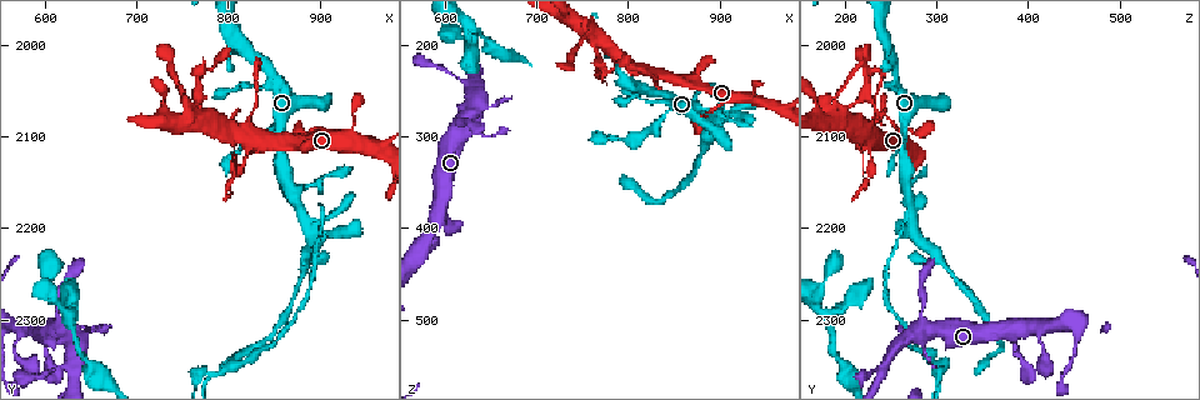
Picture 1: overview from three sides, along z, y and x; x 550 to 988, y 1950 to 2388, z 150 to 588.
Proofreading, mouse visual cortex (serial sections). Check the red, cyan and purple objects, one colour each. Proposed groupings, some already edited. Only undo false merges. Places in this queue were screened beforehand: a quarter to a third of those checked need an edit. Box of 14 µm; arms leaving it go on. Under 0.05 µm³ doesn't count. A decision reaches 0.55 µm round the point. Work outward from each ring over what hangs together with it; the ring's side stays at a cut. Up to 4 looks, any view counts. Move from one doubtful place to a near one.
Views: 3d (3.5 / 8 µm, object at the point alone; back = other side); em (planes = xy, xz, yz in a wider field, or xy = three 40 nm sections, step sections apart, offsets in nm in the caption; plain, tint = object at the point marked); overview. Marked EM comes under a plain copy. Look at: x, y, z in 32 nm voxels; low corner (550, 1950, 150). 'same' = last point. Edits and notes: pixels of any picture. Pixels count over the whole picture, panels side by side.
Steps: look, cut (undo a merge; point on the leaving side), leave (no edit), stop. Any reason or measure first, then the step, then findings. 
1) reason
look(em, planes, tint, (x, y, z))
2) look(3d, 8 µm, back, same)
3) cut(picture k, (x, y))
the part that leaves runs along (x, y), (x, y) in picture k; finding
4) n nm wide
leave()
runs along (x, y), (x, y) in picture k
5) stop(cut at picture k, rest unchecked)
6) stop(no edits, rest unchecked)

thick turns thin
look(em, xy, step 2, tint, (850, 2095, 265))

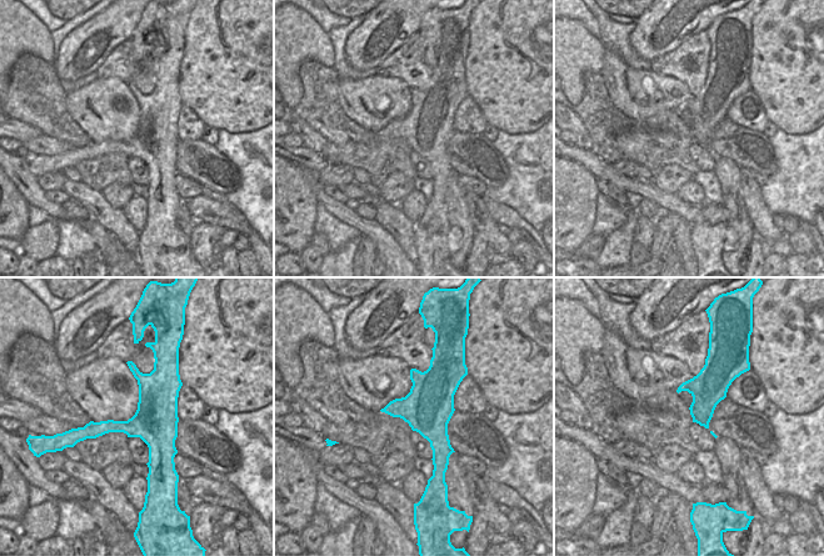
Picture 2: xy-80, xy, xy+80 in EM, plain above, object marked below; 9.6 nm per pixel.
see where the arms go
look(3d, 3.5 µm, same)

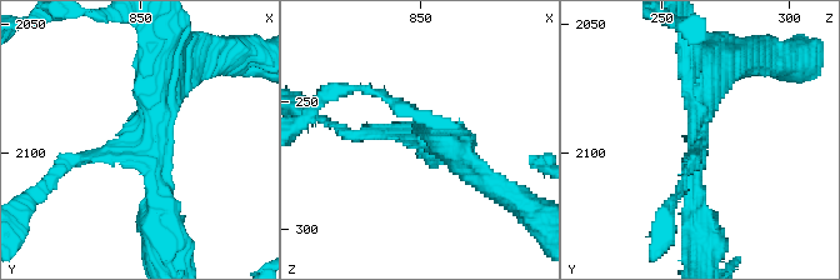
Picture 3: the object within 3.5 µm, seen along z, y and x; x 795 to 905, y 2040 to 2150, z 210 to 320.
arms of 150, 300, 350 nm
leave()
all the same cell

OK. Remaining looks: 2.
sudden change in width
look(3d, 3.5 µm, (770, 2030, 230))

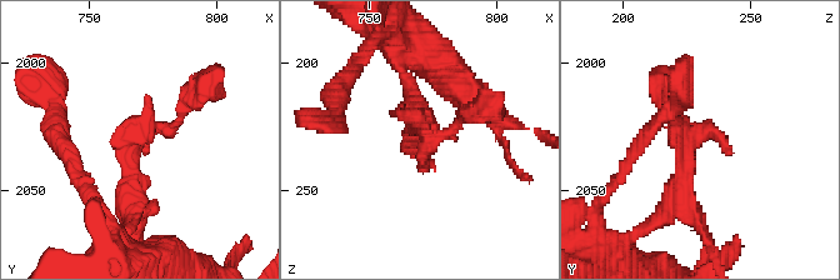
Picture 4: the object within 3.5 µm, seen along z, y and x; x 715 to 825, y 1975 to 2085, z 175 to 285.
now the EM
look(em, xy, step 3, tint, (771, 2028, 225))

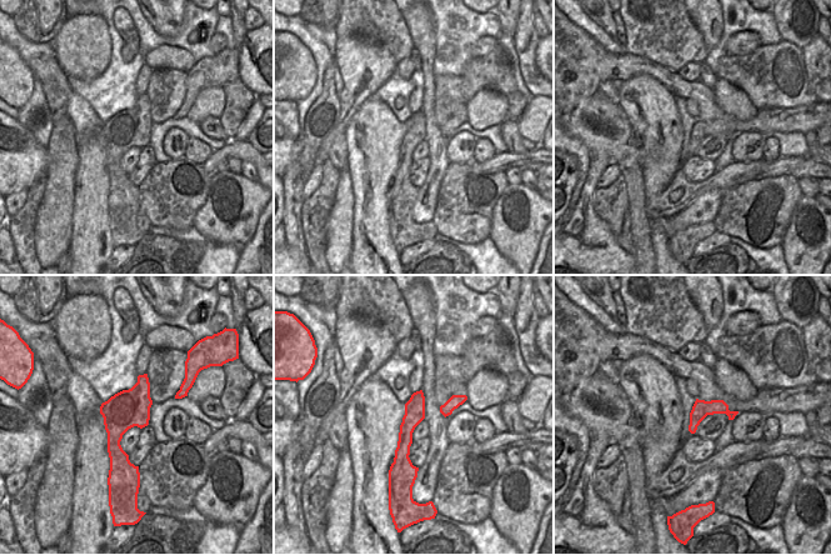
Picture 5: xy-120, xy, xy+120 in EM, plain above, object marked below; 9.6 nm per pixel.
cut(picture 4, (203, 90))
a second cell is stuck on

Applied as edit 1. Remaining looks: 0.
stop(cut at picture 4, rest unchecked)

